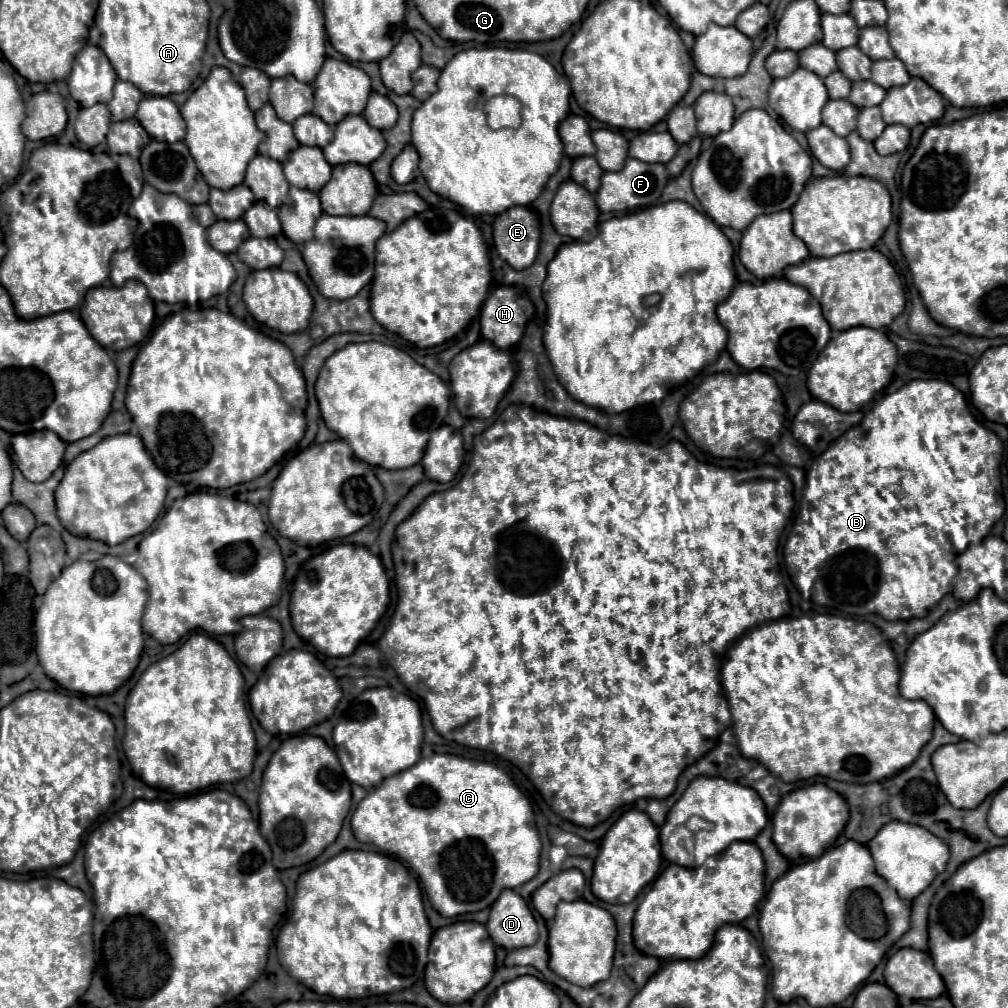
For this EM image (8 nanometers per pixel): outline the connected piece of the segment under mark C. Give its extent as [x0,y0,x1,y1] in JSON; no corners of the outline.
[351,754,541,916]

